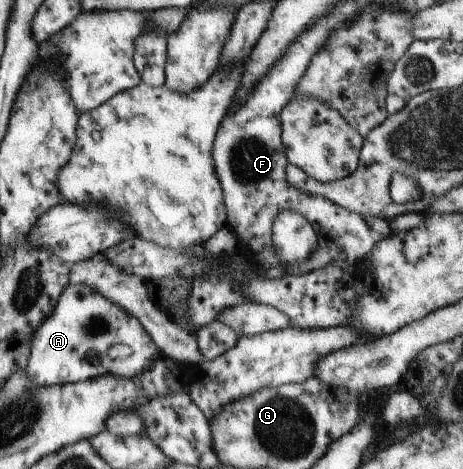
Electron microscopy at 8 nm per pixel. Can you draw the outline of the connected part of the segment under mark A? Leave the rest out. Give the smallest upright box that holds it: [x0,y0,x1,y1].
[24,285,157,386]

